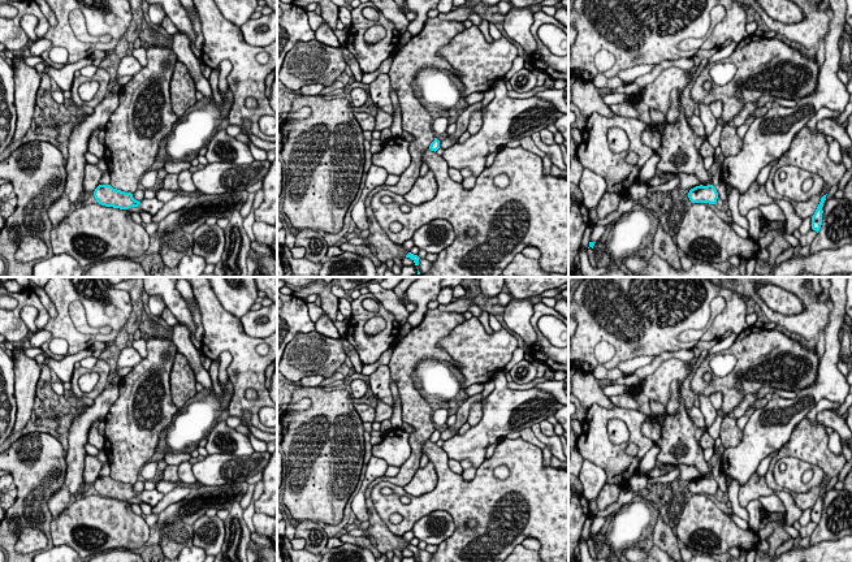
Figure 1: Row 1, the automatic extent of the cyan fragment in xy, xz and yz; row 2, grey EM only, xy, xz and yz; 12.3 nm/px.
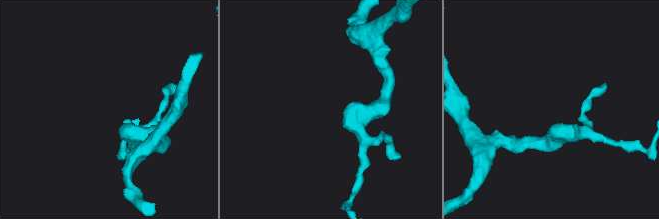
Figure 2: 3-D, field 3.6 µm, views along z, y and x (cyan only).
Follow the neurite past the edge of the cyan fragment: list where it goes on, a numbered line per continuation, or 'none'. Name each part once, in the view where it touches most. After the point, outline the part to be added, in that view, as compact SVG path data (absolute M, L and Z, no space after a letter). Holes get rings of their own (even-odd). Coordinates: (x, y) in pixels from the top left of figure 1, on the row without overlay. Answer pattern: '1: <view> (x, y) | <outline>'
none

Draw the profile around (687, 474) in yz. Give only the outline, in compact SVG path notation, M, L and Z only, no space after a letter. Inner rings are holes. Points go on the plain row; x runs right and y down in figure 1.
M659 464L659 467L662 470L665 470L667 474L674 471L674 470L679 470L679 475L675 479L675 484L678 481L691 481L696 477L700 477L700 472L697 471L696 467L689 467L687 464Z

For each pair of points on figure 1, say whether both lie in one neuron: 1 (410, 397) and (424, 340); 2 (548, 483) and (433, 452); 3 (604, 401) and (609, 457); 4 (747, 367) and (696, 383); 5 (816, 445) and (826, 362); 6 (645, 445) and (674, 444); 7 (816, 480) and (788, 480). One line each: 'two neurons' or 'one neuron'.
1: one neuron
2: one neuron
3: two neurons
4: one neuron
5: two neurons
6: two neurons
7: one neuron

